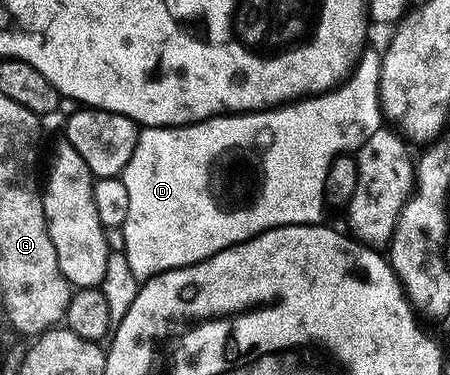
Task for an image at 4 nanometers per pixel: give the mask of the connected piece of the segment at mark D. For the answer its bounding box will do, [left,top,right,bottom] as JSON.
[122,49,382,280]

